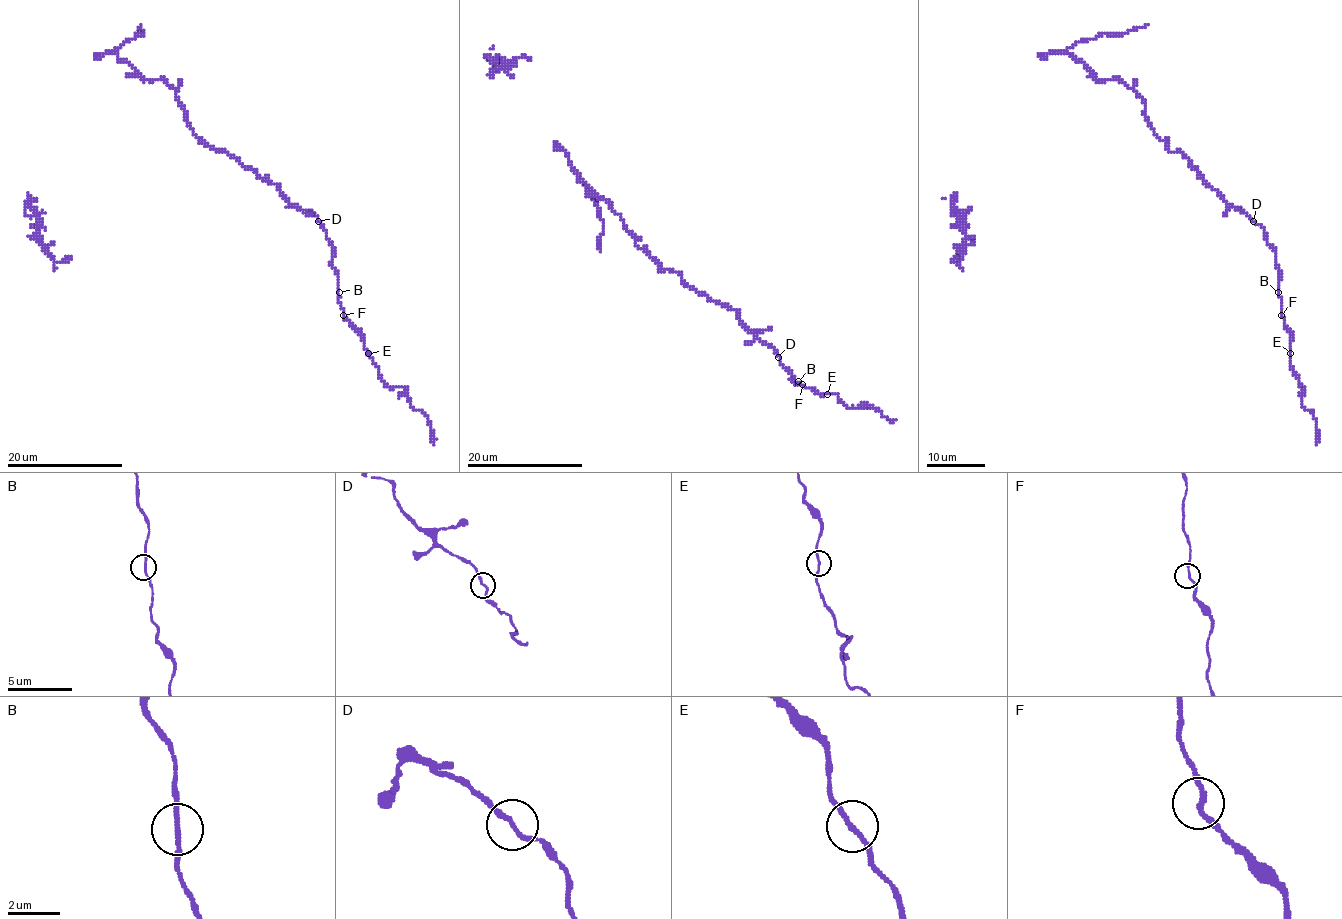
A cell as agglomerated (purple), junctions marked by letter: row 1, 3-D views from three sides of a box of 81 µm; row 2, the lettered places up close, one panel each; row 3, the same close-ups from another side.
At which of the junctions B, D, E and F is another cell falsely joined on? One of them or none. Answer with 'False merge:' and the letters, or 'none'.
False merge: E

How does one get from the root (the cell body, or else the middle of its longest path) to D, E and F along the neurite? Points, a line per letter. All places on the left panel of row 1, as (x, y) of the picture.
D: (201, 141), (226, 151), (260, 177), (275, 183), (291, 203), (310, 211), (318, 221)
E: (201, 141), (236, 157), (317, 218), (334, 251), (331, 267), (339, 276), (343, 316), (362, 335), (368, 353)
F: (201, 141), (236, 157), (275, 183), (291, 203), (317, 218), (334, 251), (331, 267), (339, 276), (343, 315)

